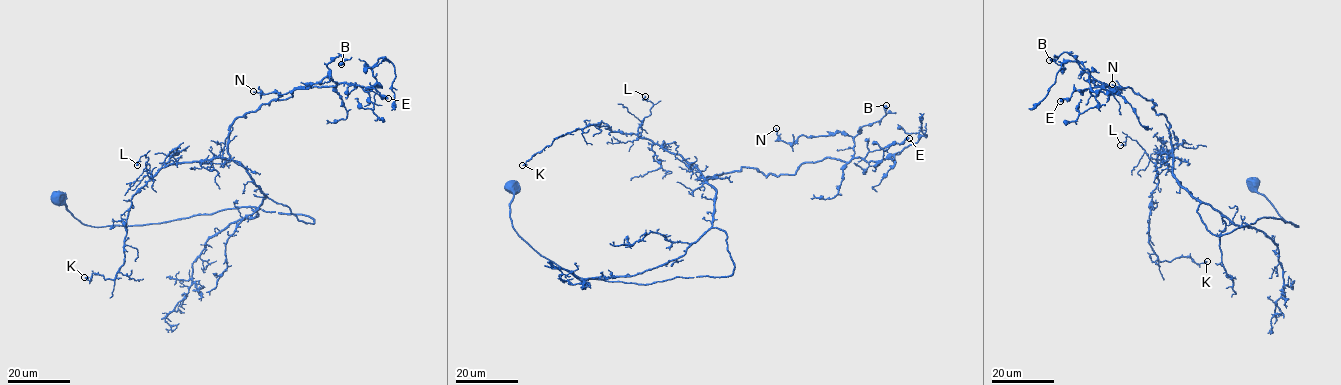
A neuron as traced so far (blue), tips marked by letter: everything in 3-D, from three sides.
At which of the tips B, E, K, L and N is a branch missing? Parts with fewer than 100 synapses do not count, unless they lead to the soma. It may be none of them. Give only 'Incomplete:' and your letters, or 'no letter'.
Incomplete: no letter

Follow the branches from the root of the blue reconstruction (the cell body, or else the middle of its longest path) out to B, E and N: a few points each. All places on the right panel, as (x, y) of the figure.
B: (1252, 186), (1298, 226), (1268, 217), (1211, 234), (1173, 172), (1155, 103), (1098, 82), (1066, 52), (1049, 60)
E: (1252, 186), (1298, 226), (1268, 217), (1211, 234), (1173, 172), (1169, 123), (1152, 100), (1106, 85), (1060, 101)
N: (1252, 186), (1298, 226), (1211, 234), (1173, 172), (1168, 120), (1089, 76), (1112, 84)

